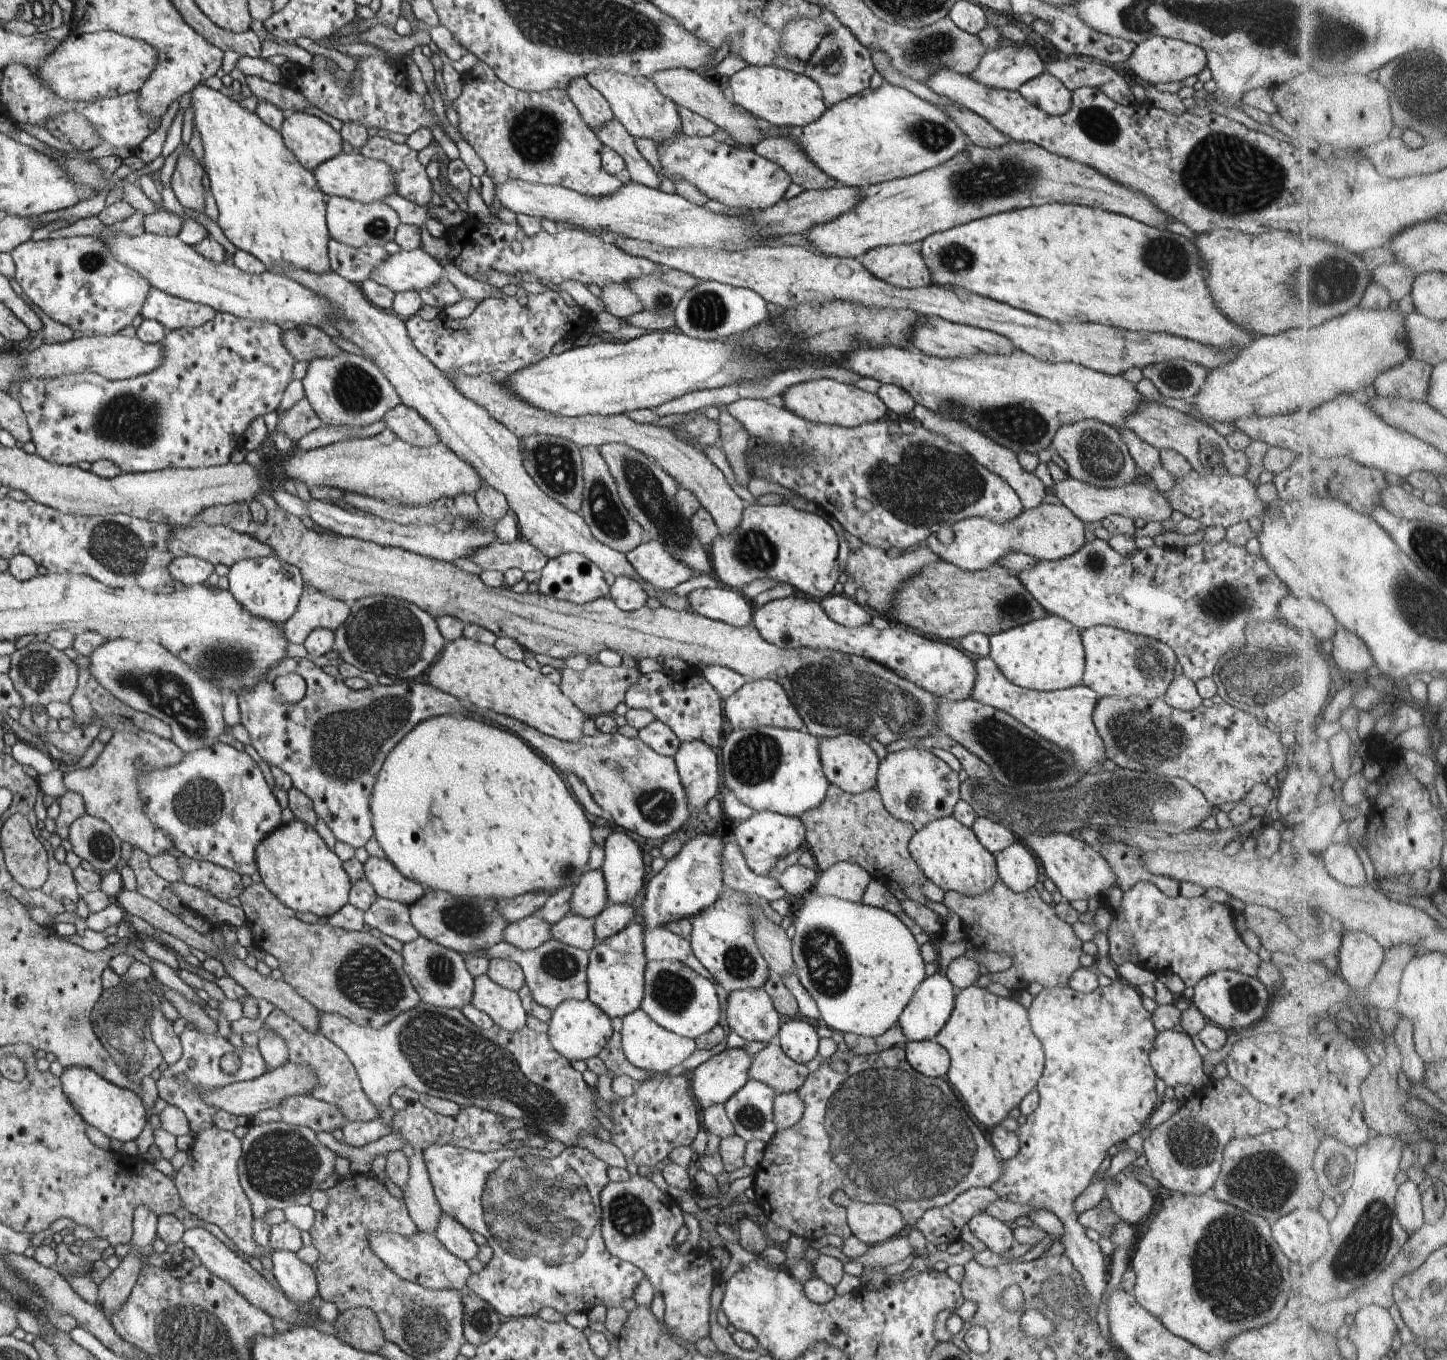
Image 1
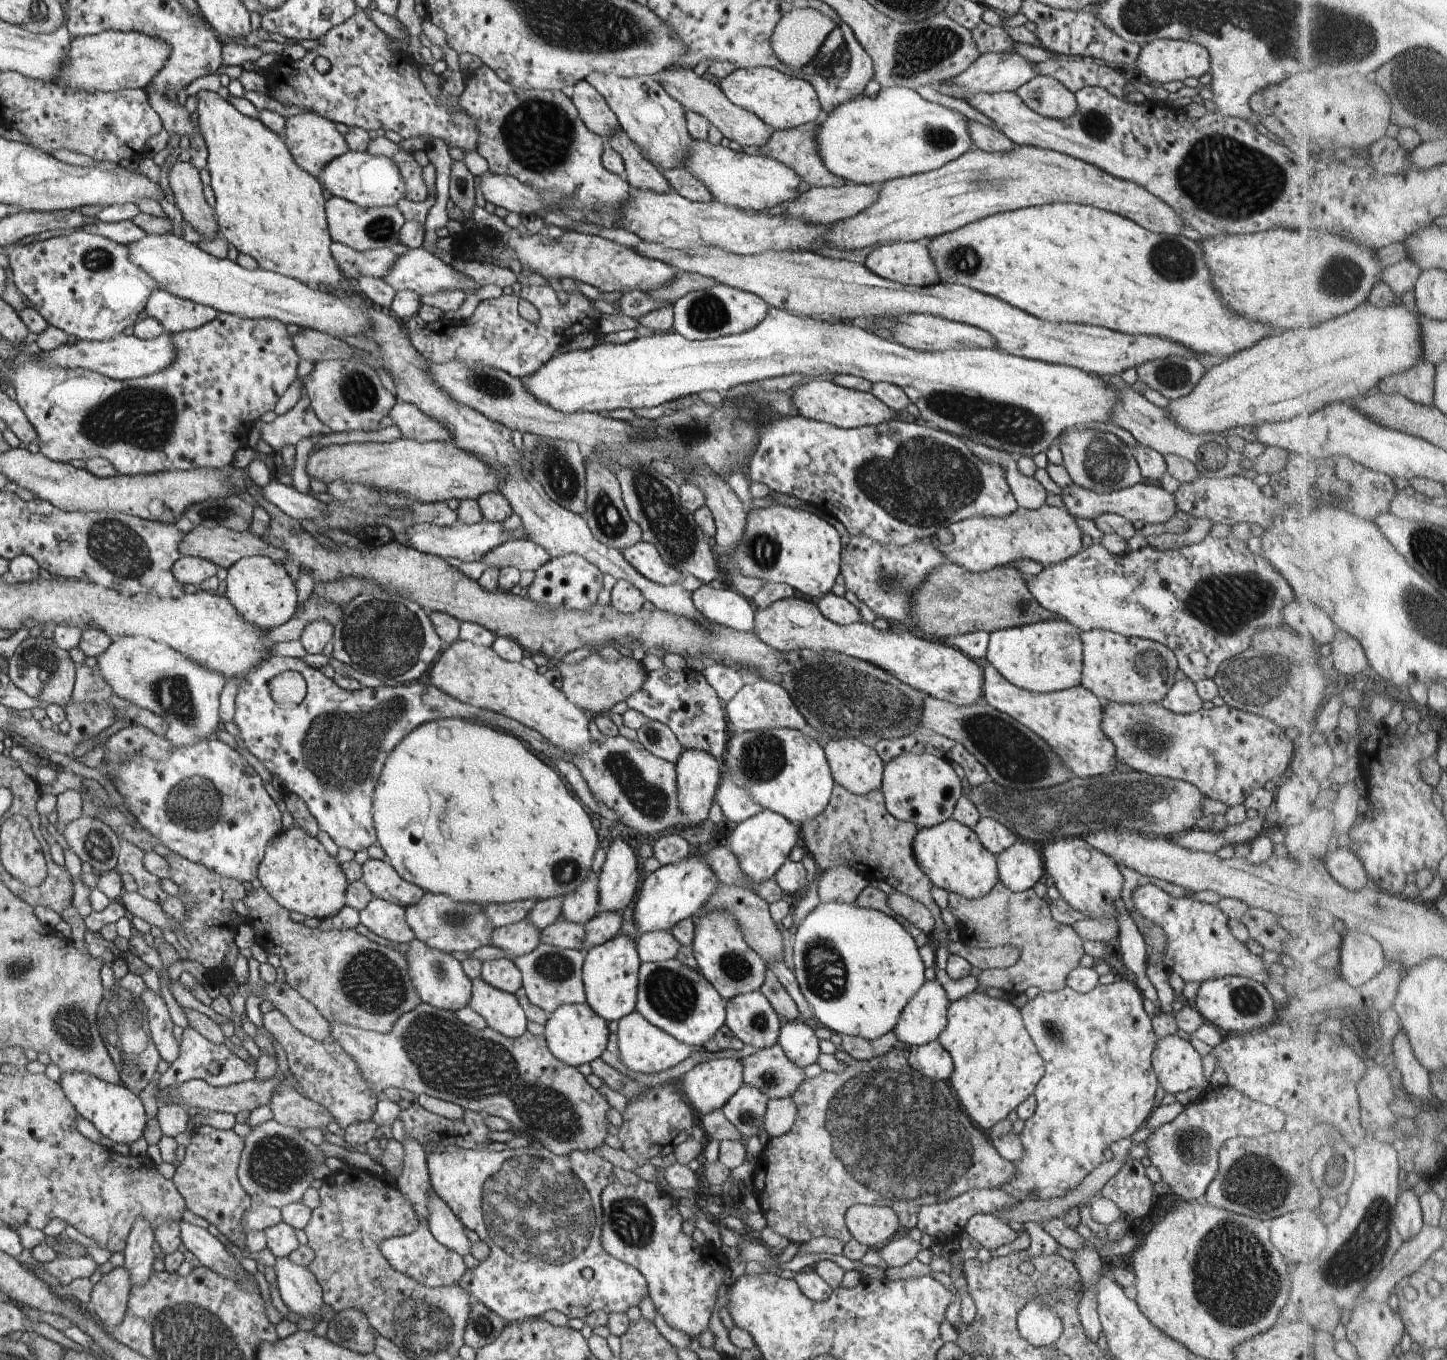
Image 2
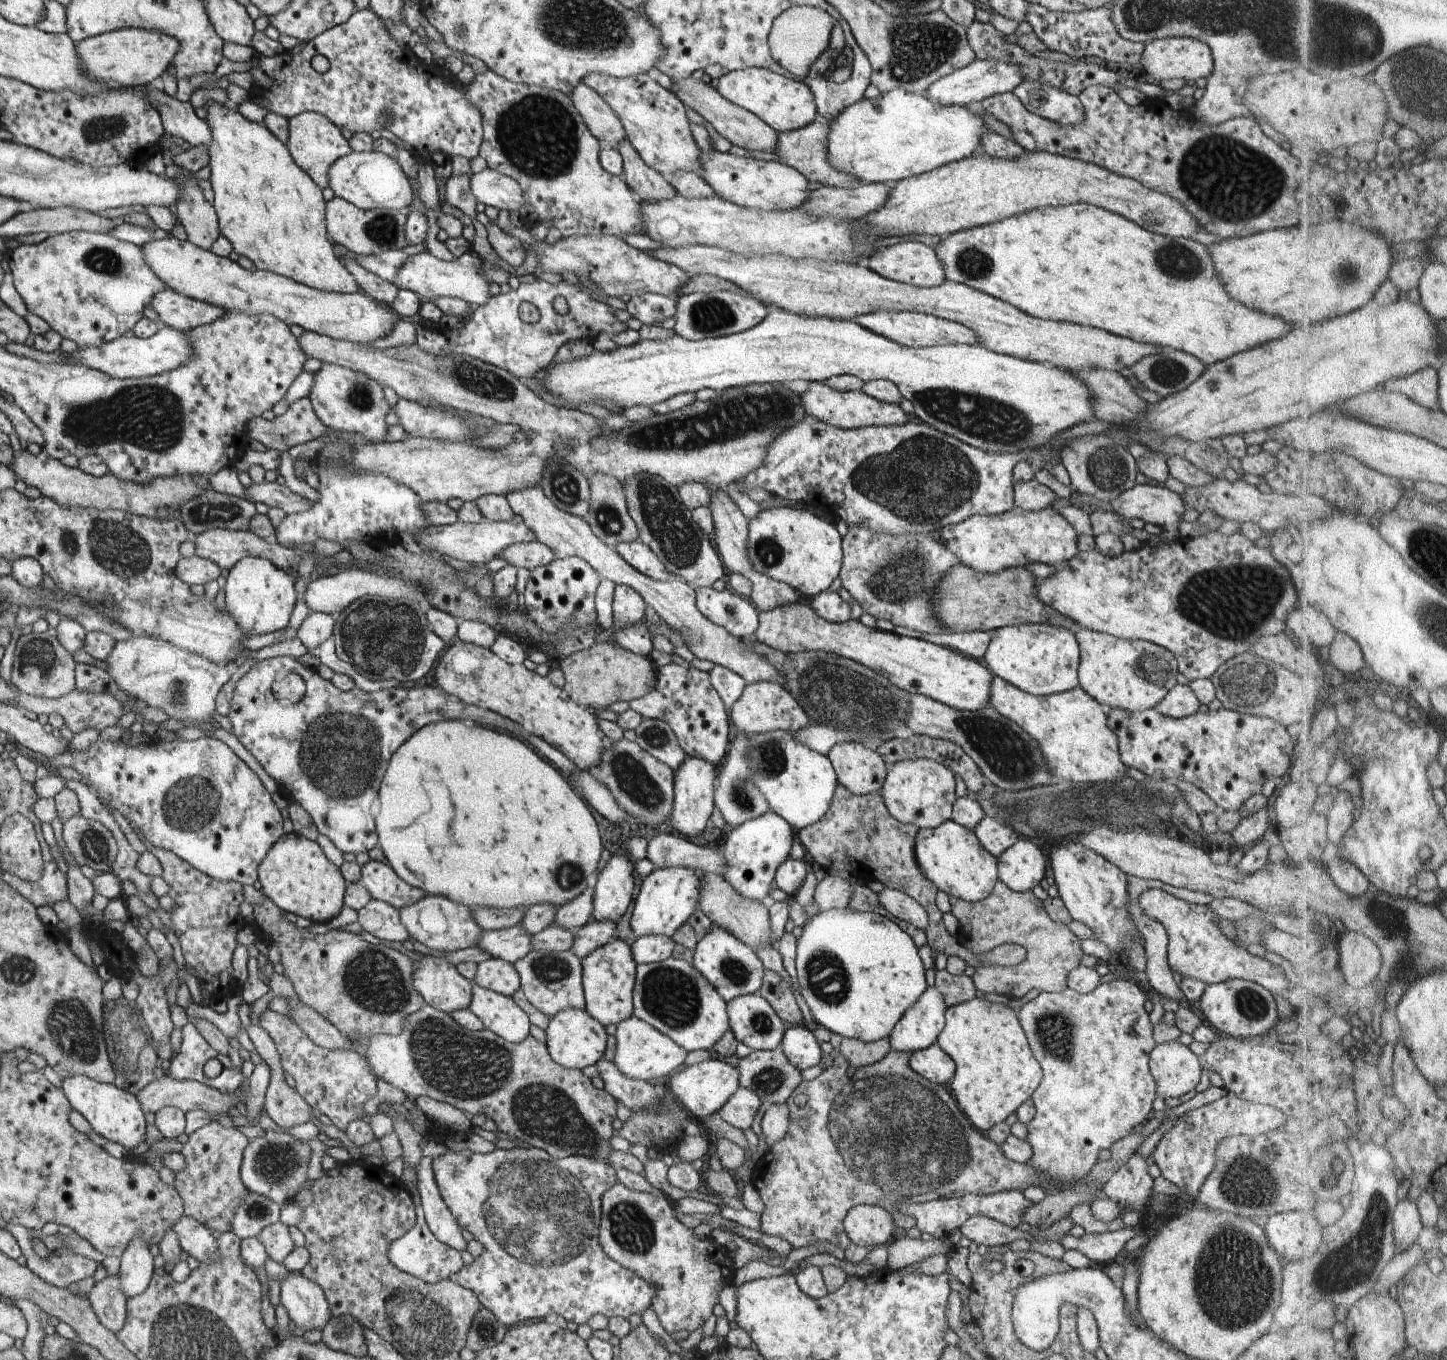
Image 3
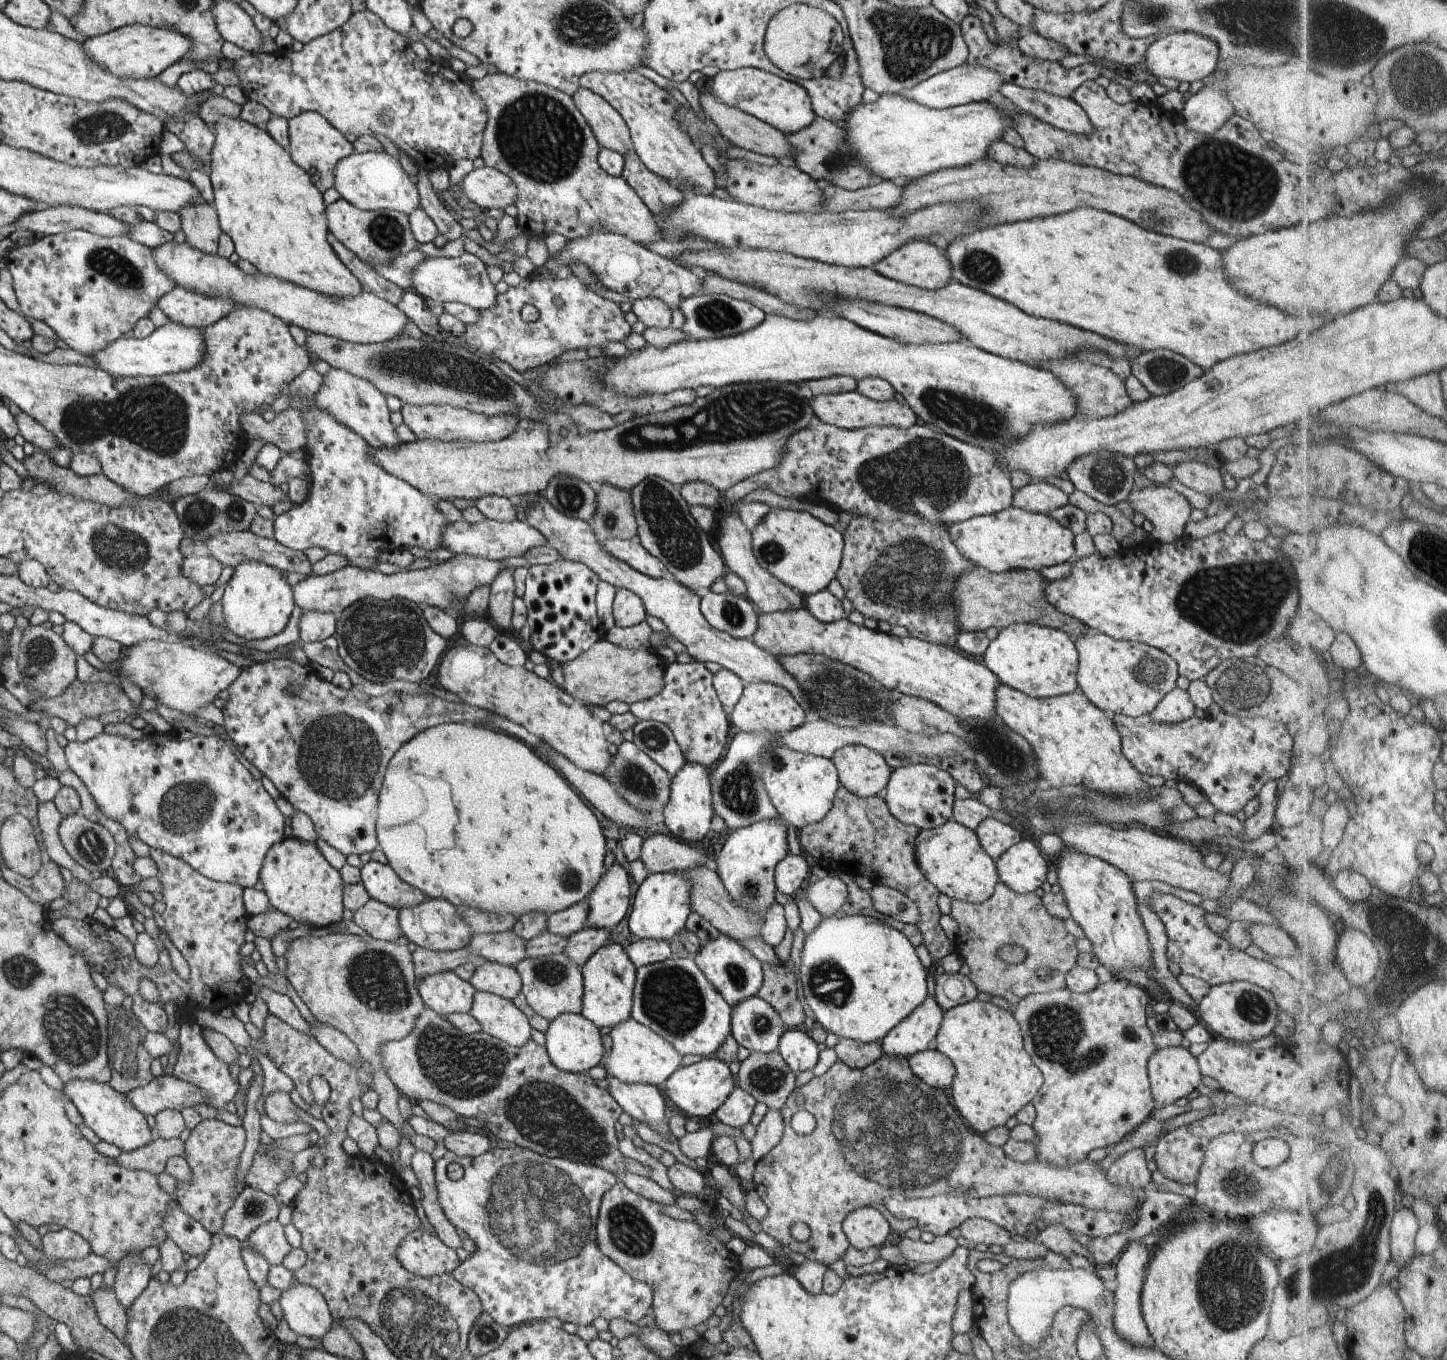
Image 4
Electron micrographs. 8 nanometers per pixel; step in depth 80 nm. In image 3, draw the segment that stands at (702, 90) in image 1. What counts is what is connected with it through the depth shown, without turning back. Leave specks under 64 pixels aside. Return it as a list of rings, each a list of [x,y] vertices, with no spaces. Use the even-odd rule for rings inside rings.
[[[692,75],[682,80],[672,80],[672,91],[685,106],[696,110],[702,118],[710,122],[718,134],[727,138],[731,144],[736,144],[744,150],[762,150],[764,152],[776,152],[777,132],[761,121],[755,114],[748,112],[741,106],[732,104],[726,100],[714,86],[709,85],[709,80],[696,79]]]

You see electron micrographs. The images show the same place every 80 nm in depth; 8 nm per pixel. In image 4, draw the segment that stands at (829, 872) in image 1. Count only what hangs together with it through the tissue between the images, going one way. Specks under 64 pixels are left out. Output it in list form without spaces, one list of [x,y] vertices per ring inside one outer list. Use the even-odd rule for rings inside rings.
[[[828,875],[803,889],[813,907],[823,916],[839,914],[848,898],[847,884],[840,877]]]

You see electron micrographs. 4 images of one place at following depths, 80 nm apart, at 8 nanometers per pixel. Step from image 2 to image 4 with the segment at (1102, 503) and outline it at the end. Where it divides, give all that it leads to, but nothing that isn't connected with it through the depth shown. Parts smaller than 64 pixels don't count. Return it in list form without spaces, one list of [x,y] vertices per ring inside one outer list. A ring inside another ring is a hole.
[[[1154,483],[1145,488],[1135,486],[1126,501],[1130,503],[1130,506],[1133,506],[1134,513],[1142,514],[1144,518],[1150,520],[1155,526],[1151,534],[1151,539],[1154,540],[1154,543],[1168,545],[1184,536],[1183,529],[1186,523],[1191,520],[1190,512],[1192,512],[1192,507],[1190,502],[1176,490],[1166,485],[1155,485]]]

